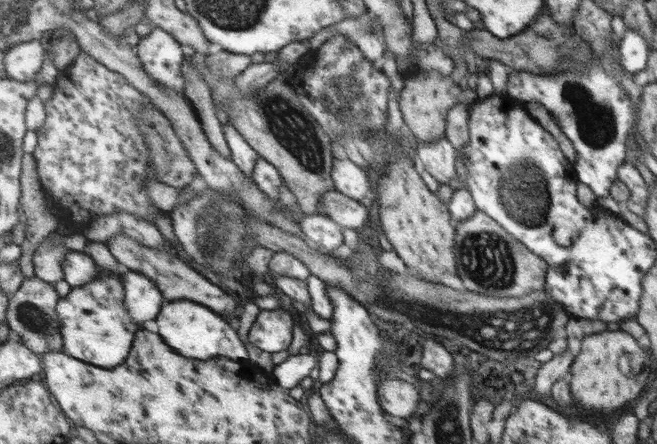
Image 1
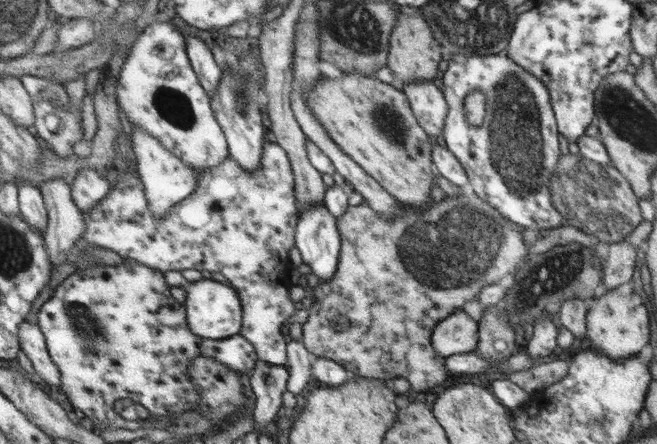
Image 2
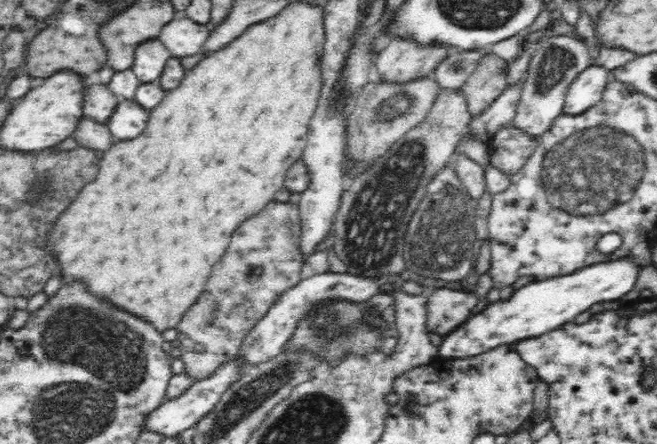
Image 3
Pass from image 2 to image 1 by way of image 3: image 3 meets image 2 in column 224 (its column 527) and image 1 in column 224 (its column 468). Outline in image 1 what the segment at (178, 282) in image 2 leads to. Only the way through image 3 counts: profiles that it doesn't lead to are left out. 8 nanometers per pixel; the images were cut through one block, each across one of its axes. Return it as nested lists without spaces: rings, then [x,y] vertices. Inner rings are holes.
[[[180,300],[179,302],[166,302],[161,309],[159,318],[156,318],[156,324],[159,324],[158,333],[163,336],[169,346],[173,346],[179,354],[187,358],[208,361],[217,357],[227,357],[234,361],[249,360],[250,354],[247,344],[239,338],[237,329],[233,328],[223,316],[213,312],[211,308],[189,302],[189,300]]]

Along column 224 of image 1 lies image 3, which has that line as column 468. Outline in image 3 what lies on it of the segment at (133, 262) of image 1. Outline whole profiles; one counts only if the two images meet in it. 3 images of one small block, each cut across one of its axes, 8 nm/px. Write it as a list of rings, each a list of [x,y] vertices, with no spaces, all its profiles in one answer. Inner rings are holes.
[[[436,288],[429,290],[427,298],[428,332],[444,336],[448,330],[464,322],[472,308],[479,302],[476,290],[452,290],[452,288]]]

